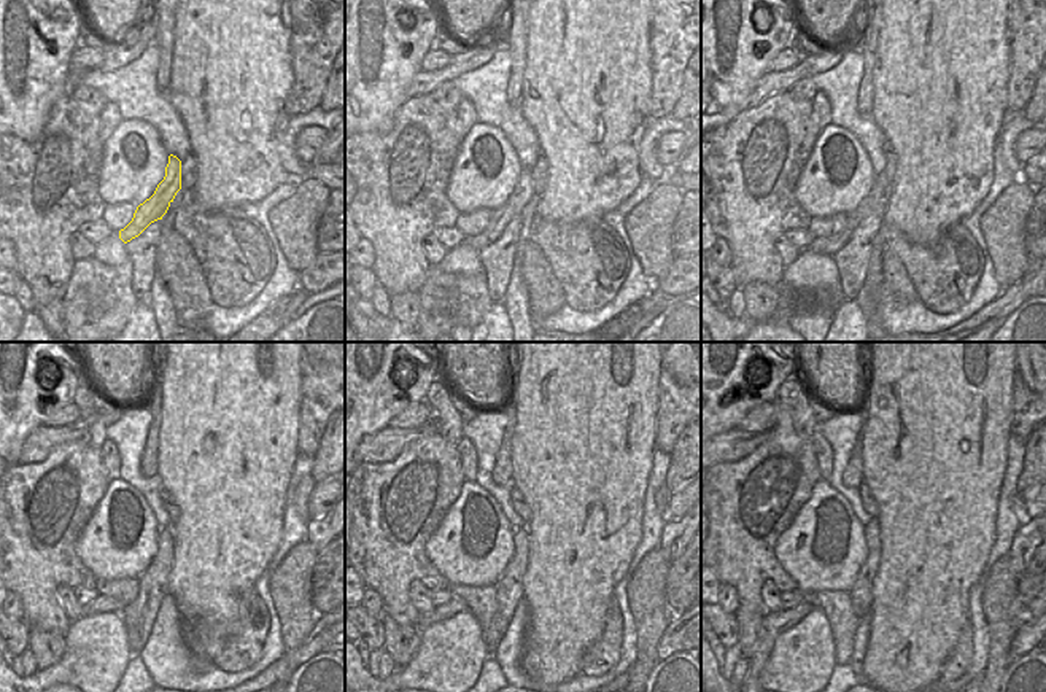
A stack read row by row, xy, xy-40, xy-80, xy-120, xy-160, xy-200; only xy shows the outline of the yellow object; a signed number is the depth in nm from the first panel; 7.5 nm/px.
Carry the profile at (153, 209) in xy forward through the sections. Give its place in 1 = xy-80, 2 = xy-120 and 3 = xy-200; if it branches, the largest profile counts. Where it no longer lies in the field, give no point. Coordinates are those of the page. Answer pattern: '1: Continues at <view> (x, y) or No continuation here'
1: Continues at xy-80 (822, 245)
2: Continues at xy-120 (102, 603)
3: Continues at xy-200 (774, 624)

